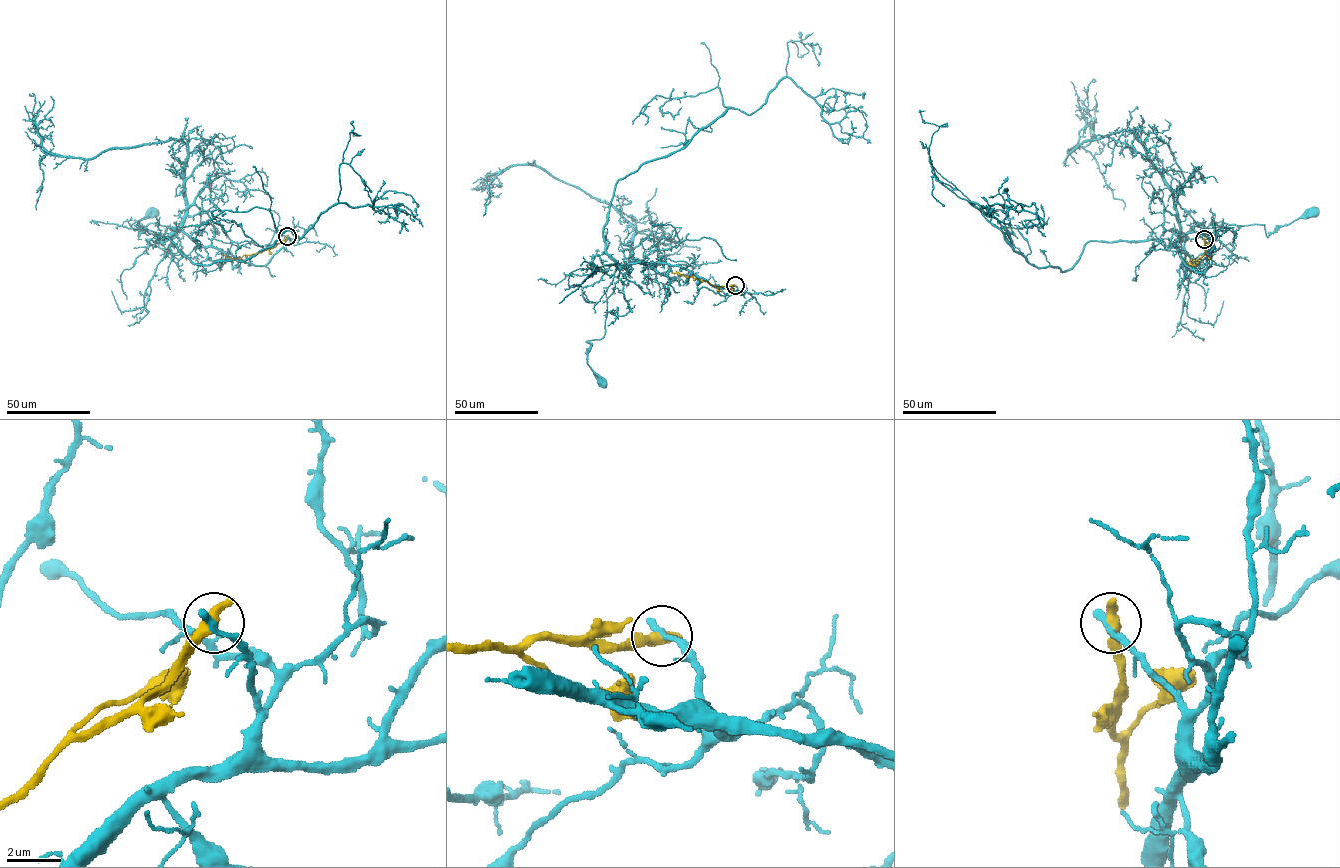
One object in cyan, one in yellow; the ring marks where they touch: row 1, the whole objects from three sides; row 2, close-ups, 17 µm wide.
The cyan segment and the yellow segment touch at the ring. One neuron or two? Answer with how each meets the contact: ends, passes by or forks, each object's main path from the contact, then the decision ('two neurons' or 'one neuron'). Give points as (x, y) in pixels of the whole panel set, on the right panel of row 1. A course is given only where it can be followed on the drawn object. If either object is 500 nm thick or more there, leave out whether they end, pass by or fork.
cyan via (1204, 239), (1206, 268), (1196, 272), (1178, 252), (1180, 234), (1223, 223), (1264, 225), (1267, 236), (1312, 213) | yellow via (1204, 239), (1205, 253), (1194, 264), (1189, 261) | two neurons

